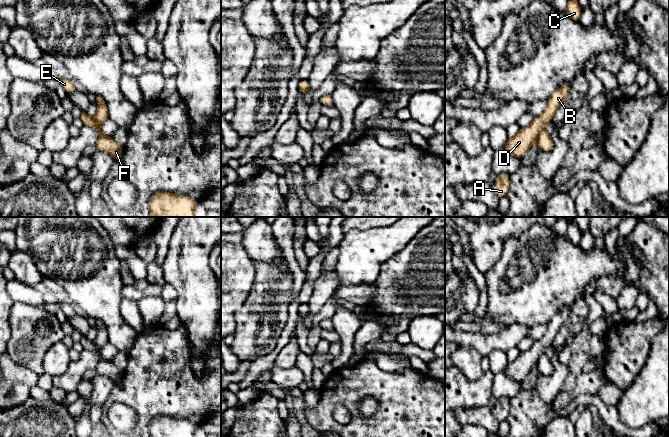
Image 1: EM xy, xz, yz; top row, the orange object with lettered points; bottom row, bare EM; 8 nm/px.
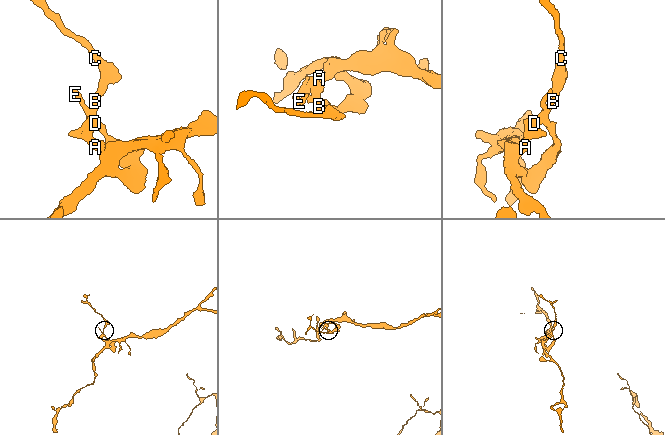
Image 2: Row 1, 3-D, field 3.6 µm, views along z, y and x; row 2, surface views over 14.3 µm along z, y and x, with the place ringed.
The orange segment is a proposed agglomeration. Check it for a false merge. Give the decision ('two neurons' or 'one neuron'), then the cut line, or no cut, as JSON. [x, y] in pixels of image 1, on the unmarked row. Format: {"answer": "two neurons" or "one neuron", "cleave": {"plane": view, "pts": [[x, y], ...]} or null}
{"answer": "one neuron", "cleave": null}

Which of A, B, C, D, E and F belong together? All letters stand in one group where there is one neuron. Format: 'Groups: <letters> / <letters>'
Groups: A B C D E F

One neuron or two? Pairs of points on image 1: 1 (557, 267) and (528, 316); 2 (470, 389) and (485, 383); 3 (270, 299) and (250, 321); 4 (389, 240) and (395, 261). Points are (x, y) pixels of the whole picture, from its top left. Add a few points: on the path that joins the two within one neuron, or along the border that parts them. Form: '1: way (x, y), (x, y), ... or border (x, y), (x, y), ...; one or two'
1: way (545, 279), (528, 296), (528, 304); one
2: way (474, 389), (481, 387); one
3: way (267, 304), (255, 316); one
4: border (406, 244), (381, 265), (379, 274); two

